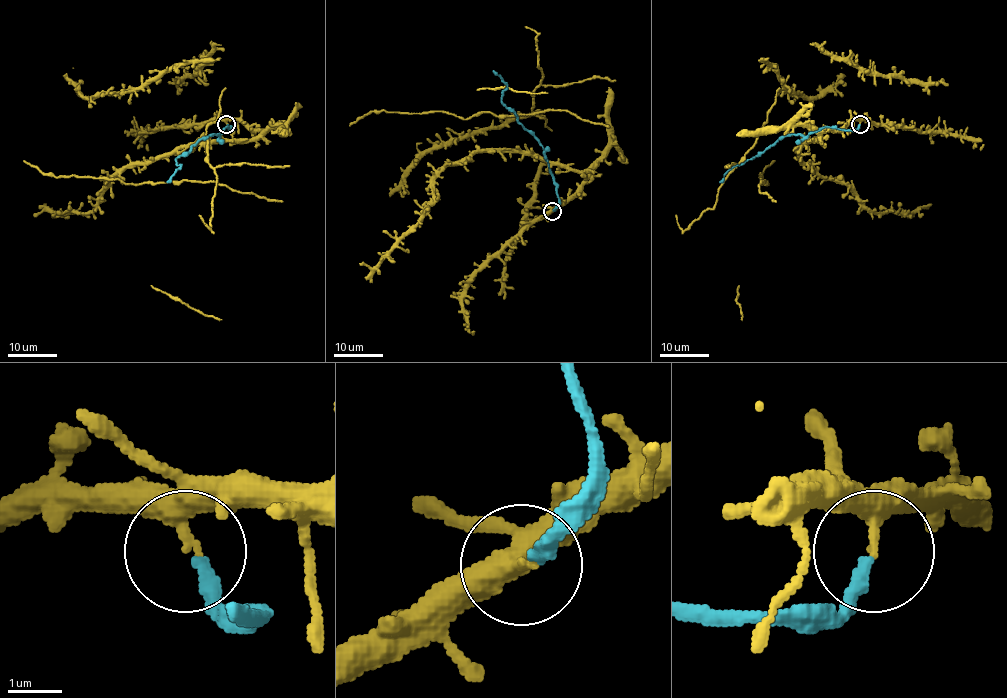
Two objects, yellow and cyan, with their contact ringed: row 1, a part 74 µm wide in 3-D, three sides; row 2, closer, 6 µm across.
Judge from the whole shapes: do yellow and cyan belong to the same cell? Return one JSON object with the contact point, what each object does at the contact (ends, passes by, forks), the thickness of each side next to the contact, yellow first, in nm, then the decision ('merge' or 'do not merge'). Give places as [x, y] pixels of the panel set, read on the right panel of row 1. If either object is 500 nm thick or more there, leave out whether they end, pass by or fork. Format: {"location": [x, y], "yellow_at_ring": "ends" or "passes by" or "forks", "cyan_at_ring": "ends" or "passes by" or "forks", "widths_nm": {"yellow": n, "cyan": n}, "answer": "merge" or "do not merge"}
{"location": [860, 124], "yellow_at_ring": "passes by", "cyan_at_ring": "ends", "widths_nm": {"yellow": 240, "cyan": 240}, "answer": "do not merge"}

